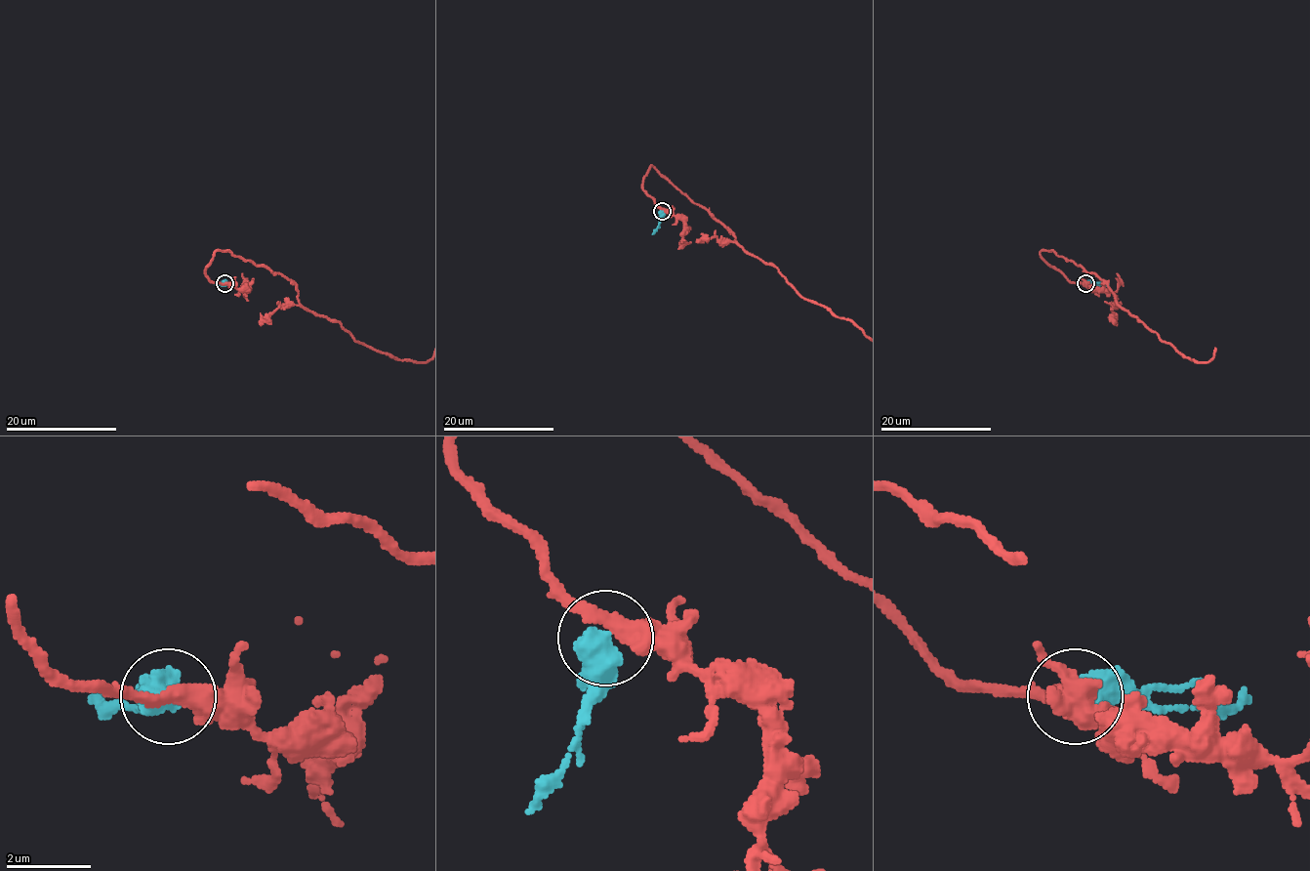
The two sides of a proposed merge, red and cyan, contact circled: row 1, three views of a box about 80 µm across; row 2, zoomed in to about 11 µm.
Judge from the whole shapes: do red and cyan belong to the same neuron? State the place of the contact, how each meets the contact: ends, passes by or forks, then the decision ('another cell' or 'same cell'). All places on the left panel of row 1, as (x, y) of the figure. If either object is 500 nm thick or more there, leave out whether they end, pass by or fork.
at (225, 283); another cell

